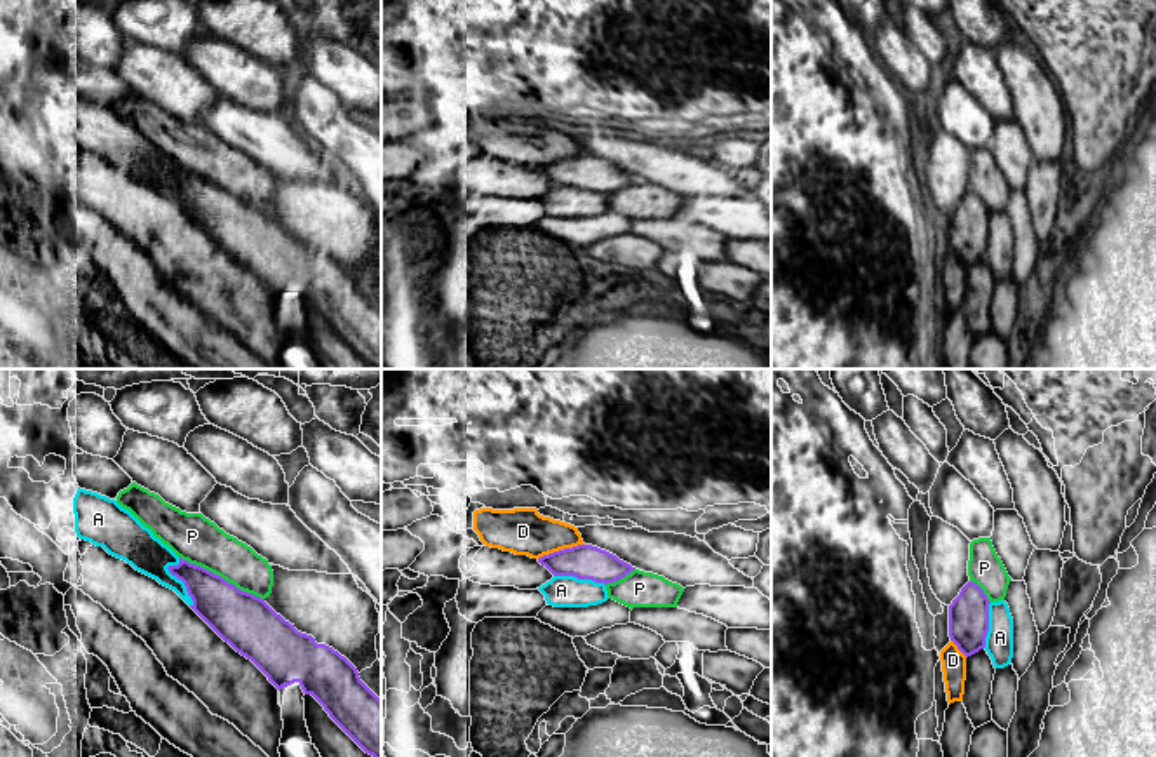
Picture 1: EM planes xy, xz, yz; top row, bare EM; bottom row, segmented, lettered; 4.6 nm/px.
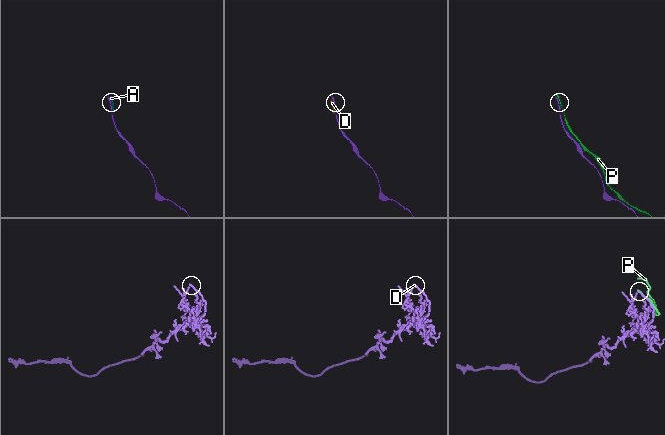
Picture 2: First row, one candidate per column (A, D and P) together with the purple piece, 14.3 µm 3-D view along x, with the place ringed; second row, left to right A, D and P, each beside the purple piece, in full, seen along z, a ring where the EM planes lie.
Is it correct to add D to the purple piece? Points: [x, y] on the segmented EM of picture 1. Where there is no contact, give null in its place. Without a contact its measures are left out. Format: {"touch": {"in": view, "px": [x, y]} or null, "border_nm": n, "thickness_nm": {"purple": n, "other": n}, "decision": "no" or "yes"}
{"touch": {"in": "xz", "px": [561, 550]}, "border_nm": 220, "thickness_nm": {"purple": 160, "other": 220}, "decision": "no"}

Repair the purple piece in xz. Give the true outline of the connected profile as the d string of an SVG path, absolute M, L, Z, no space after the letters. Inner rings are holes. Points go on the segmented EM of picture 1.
M592 545L564 548L538 559L554 576L575 576L595 583L615 583L635 567Z

